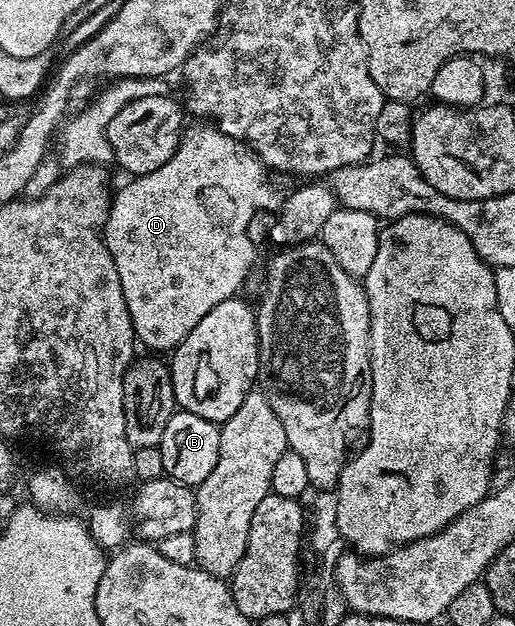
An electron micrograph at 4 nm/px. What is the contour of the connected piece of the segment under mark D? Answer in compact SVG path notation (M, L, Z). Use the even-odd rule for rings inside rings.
M195 124L199 125L193 126L192 129L190 126L180 137L177 151L173 155L173 159L169 159L169 163L165 163L165 167L157 167L157 171L128 180L128 185L120 193L118 190L114 194L111 210L103 228L103 241L107 245L109 255L113 255L117 279L121 279L121 291L125 295L125 303L135 328L138 344L140 346L148 345L151 348L148 350L151 351L159 351L155 349L174 351L183 342L185 335L189 335L189 331L193 331L193 327L197 327L197 323L201 323L201 319L205 319L205 315L209 315L209 311L213 311L213 307L217 307L217 303L234 297L240 292L239 288L246 283L247 276L250 275L251 268L255 265L255 245L251 242L250 235L247 234L247 228L250 227L251 220L262 209L272 208L271 210L274 210L281 201L280 194L275 194L274 187L267 182L269 173L263 162L243 142L236 137L230 137L228 133L223 132L214 124Z

